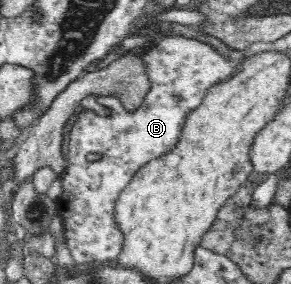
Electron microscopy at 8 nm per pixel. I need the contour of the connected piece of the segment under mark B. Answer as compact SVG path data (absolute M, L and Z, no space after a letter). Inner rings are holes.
M183 37L162 39L142 58L146 60L146 72L150 76L151 83L150 91L144 97L142 106L136 111L127 111L117 97L98 97L98 104L110 110L110 113L98 115L96 111L82 111L76 117L78 119L74 121L70 131L68 162L62 175L63 190L55 200L55 205L57 206L56 215L60 216L63 221L62 228L68 250L78 263L94 263L95 266L116 261L117 255L123 249L124 234L114 218L113 207L121 191L128 185L132 175L140 169L140 165L165 154L178 143L186 117L190 115L190 111L194 111L202 104L206 90L210 89L213 83L229 78L229 75L233 74L238 67L238 65L233 66L227 62L208 45ZM90 153L97 153L100 158L88 161L86 157Z

